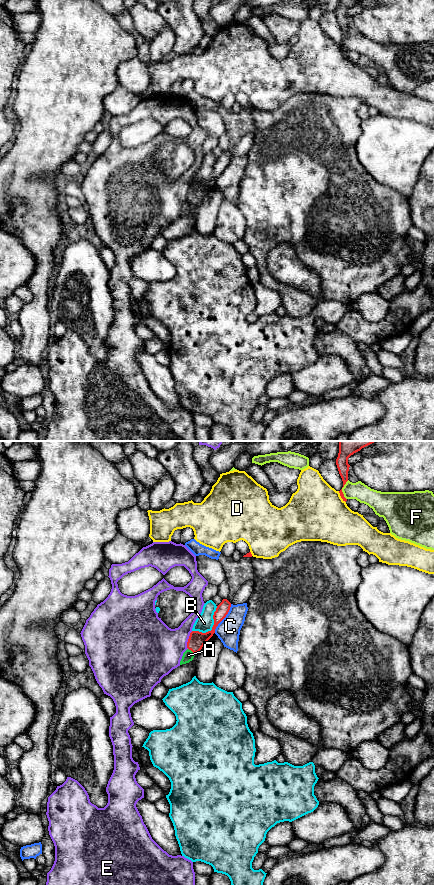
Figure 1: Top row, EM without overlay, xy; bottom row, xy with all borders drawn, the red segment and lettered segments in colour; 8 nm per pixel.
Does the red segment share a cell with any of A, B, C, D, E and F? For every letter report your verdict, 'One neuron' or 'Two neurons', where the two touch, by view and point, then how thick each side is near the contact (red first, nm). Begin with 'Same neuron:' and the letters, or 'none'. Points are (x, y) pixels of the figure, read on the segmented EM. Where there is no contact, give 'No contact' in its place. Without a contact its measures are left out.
Same neuron: none
A: Two neurons. Touches red at xy (192, 651). Thickness 140 nm (red) against 90 nm
B: Two neurons. Touches red at xy (212, 627). Thickness 140 nm (red) against 140 nm
C: Two neurons. Touches red at xy (224, 617). Thickness 100 nm (red) against 190 nm
D: Two neurons. Touches red at xy (341, 497). Thickness 30 nm (red) against 460 nm
E: Two neurons. Touches red at xy (188, 640). Thickness 140 nm (red) against 380 nm
F: Two neurons. Touches red at xy (341, 490). Thickness 30 nm (red) against 140 nm

